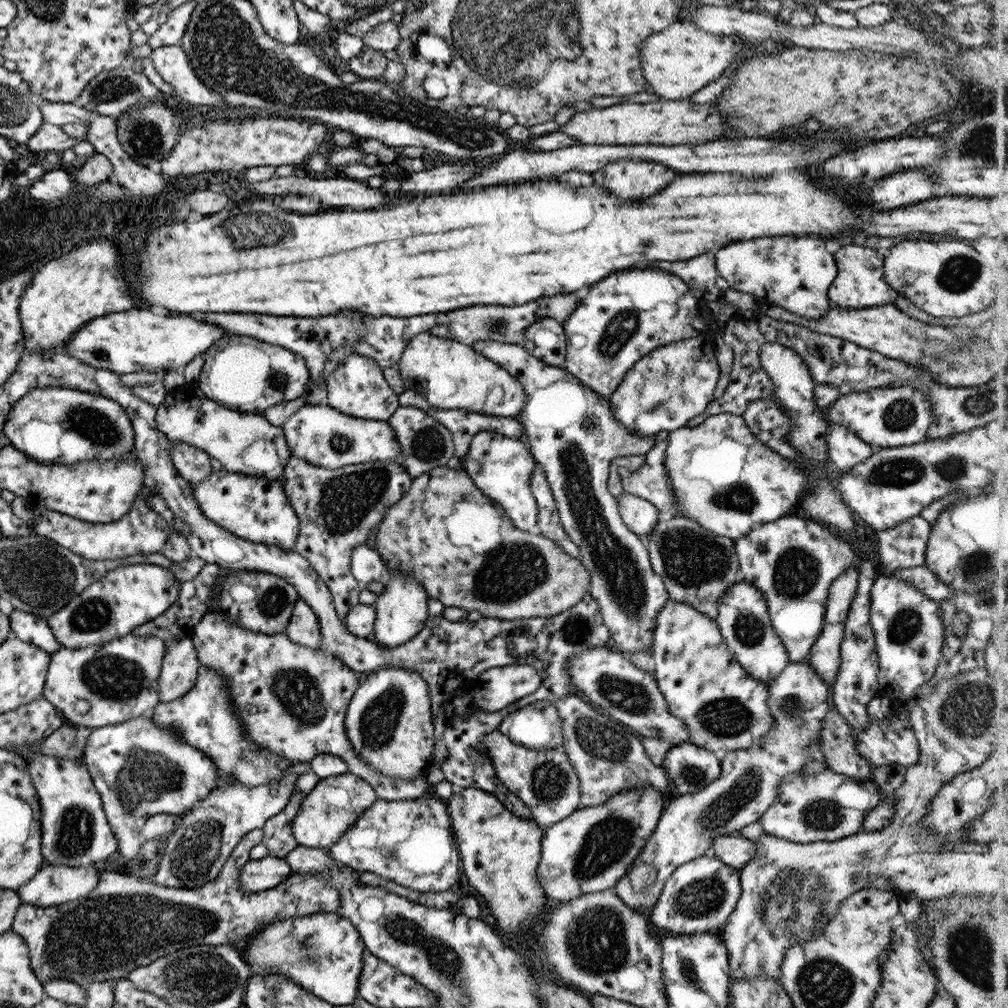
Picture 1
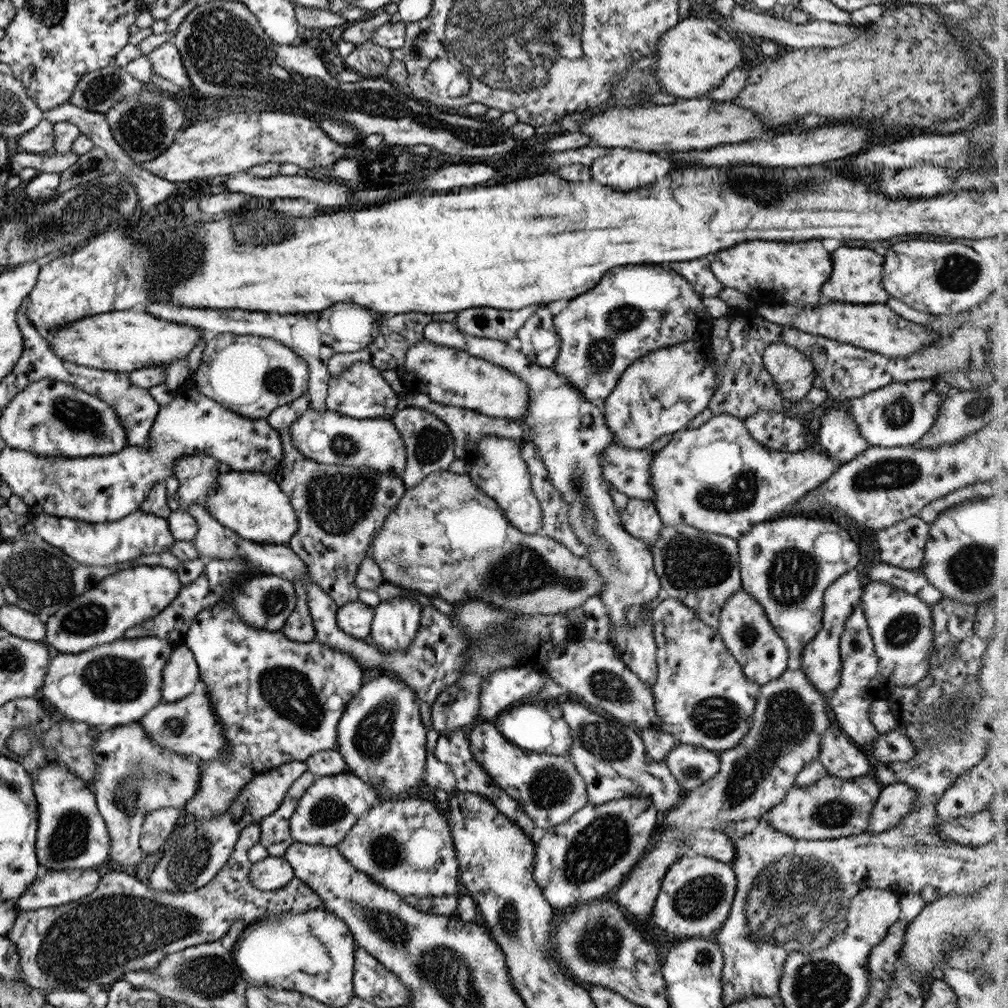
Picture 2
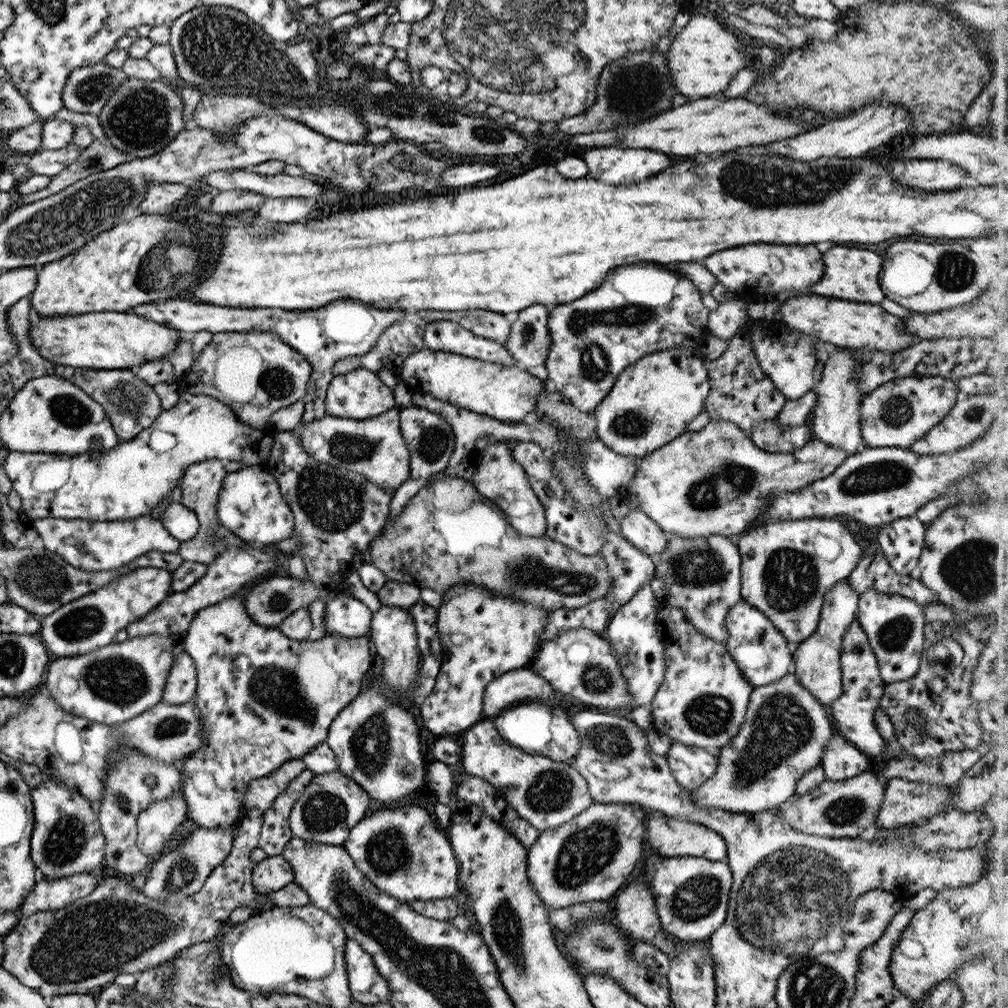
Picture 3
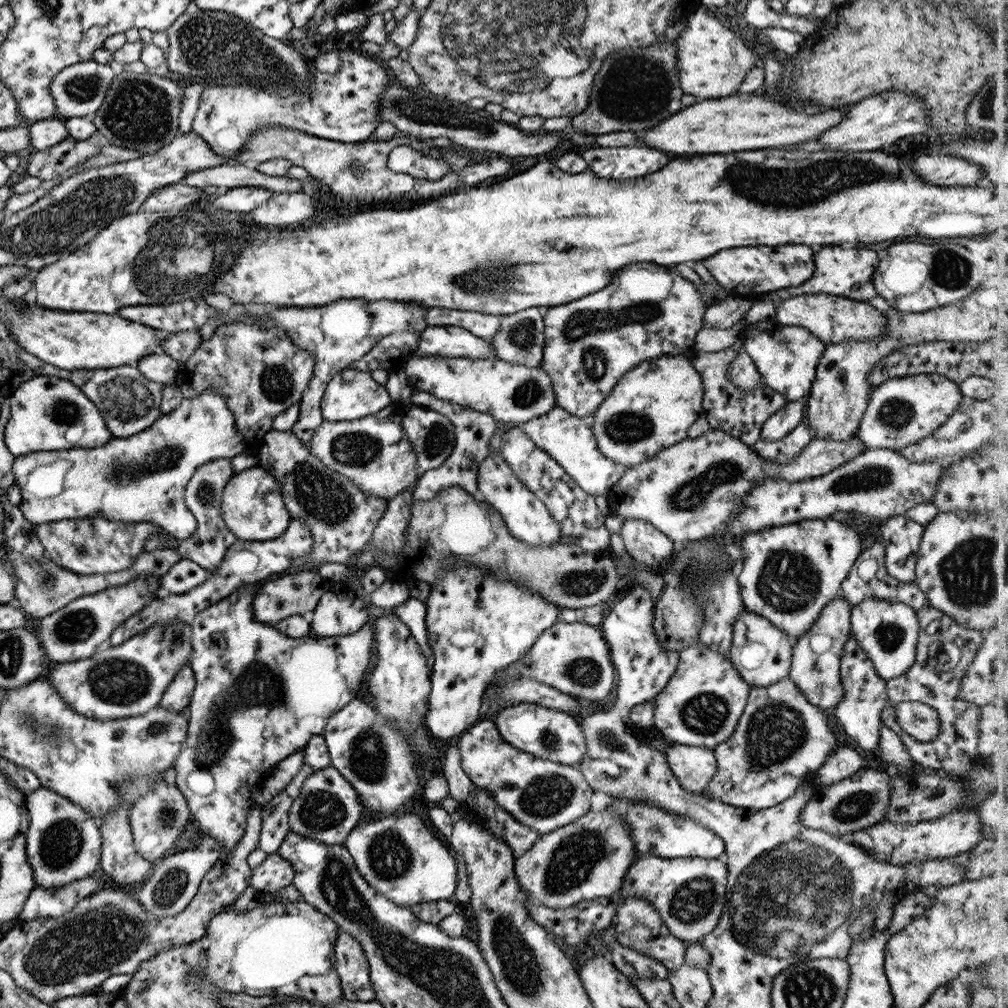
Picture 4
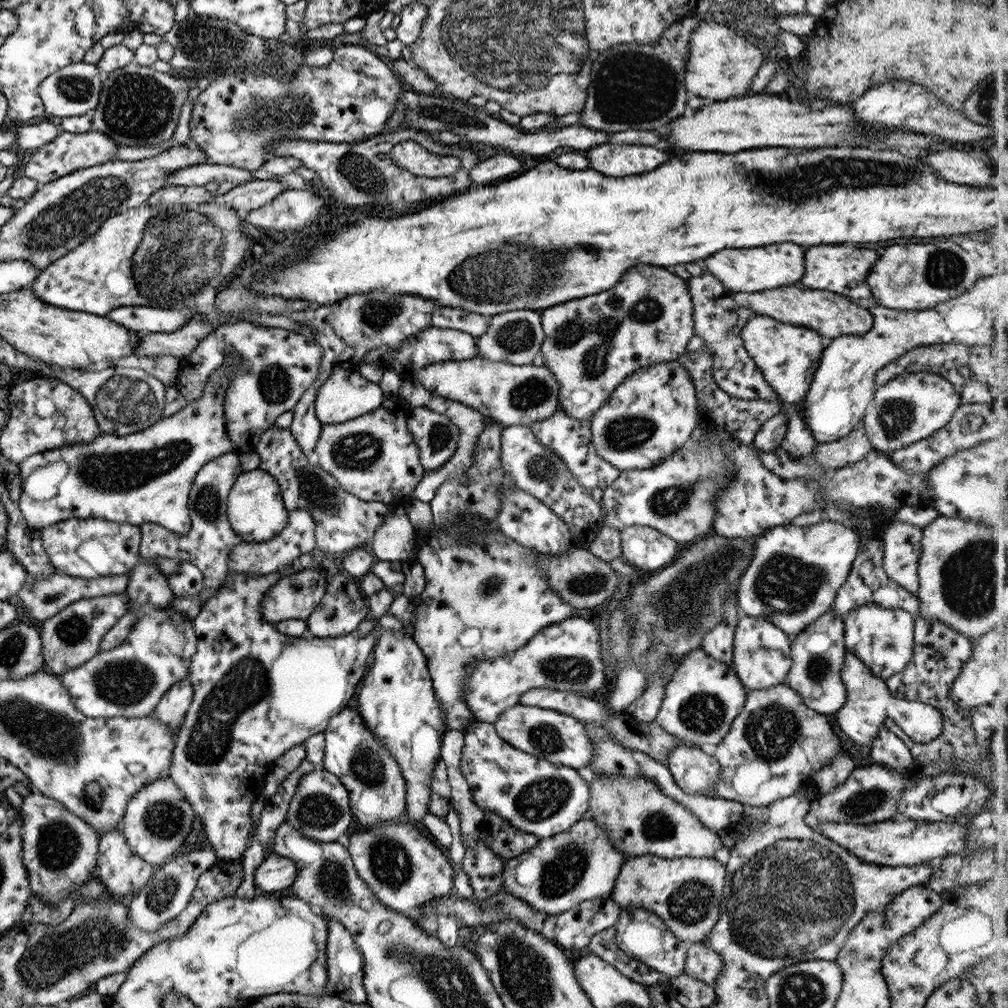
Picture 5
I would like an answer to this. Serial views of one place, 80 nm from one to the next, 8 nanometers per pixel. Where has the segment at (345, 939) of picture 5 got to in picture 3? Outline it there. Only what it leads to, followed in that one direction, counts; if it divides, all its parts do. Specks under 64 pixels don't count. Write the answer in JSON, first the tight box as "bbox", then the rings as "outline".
{"bbox":[343,940,390,1005],"outline":[[[345,940],[343,962],[352,1000],[363,1005],[388,1003],[390,990],[385,979],[375,970],[371,957],[359,947],[357,942]]]}

